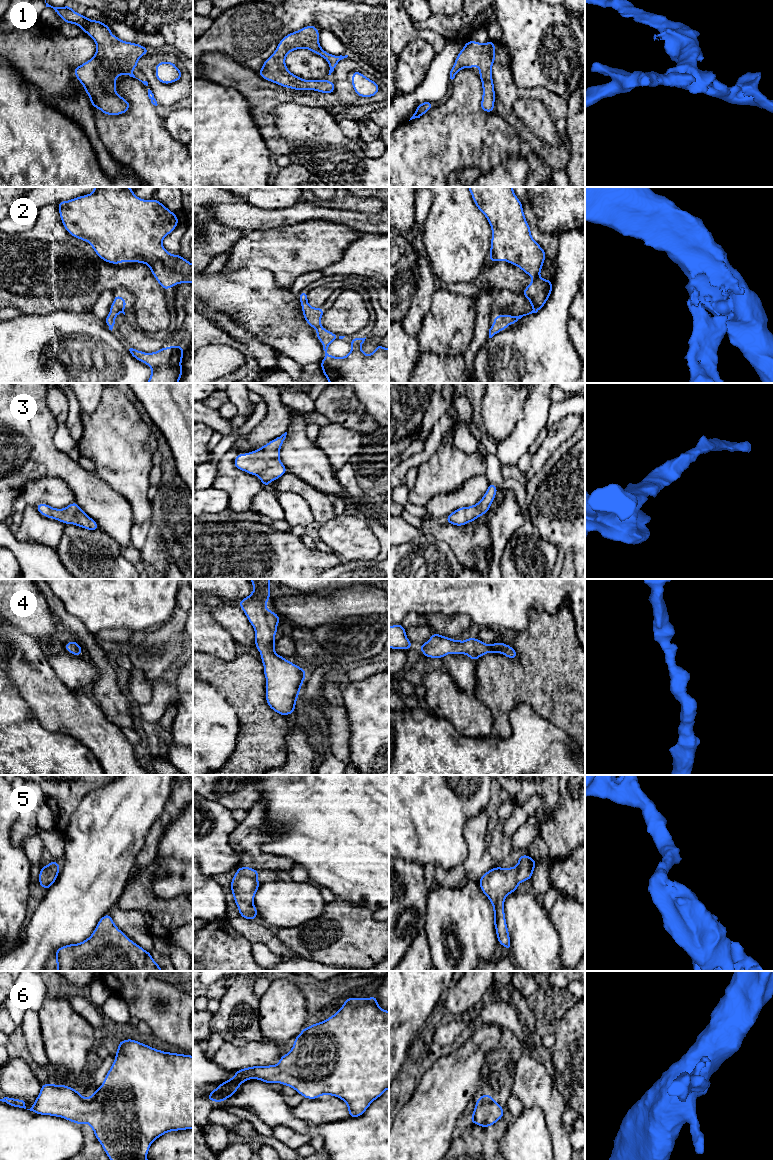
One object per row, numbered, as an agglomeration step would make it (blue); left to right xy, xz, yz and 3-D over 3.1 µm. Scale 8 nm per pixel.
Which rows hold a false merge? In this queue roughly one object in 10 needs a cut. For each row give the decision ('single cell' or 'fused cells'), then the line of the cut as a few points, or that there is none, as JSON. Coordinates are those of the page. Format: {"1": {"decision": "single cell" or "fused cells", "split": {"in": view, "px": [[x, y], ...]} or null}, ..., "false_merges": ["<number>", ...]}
{"1": {"decision": "single cell", "split": null}, "2": {"decision": "single cell", "split": null}, "3": {"decision": "single cell", "split": null}, "4": {"decision": "single cell", "split": null}, "5": {"decision": "single cell", "split": null}, "6": {"decision": "single cell", "split": null}, "false_merges": []}

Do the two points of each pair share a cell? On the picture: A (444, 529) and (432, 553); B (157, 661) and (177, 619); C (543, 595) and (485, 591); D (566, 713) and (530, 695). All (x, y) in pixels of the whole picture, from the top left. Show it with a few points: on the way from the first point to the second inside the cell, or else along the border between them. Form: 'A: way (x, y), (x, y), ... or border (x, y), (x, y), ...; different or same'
A: border (422, 533), (438, 540), (444, 540), (455, 557); different
B: way (158, 651), (174, 629); same
C: way (529, 592), (499, 592); same
D: way (557, 704), (548, 695), (539, 695); same

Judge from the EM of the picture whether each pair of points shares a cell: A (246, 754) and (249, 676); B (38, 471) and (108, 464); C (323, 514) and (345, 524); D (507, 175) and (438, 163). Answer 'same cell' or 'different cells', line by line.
A: same cell
B: different cells
C: different cells
D: different cells

